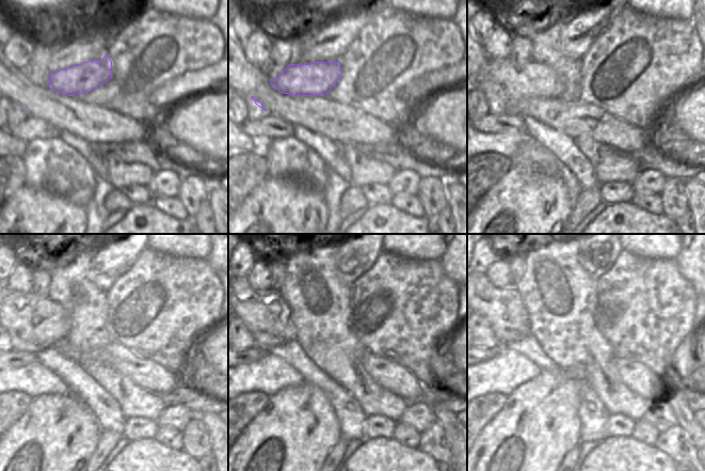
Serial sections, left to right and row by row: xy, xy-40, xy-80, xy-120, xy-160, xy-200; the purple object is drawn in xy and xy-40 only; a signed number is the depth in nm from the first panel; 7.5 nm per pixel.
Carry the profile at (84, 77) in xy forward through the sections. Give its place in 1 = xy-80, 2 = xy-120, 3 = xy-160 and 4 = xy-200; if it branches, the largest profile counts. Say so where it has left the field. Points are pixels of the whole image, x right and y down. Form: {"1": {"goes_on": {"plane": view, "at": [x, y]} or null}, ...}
{"1": {"goes_on": {"plane": "xy-80", "at": [506, 83]}}, "2": {"goes_on": {"plane": "xy-120", "at": [34, 323]}}, "3": {"goes_on": {"plane": "xy-160", "at": [265, 313]}}, "4": {"goes_on": {"plane": "xy-200", "at": [503, 309]}}}

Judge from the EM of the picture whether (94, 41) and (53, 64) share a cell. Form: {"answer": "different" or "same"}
{"answer": "same"}

